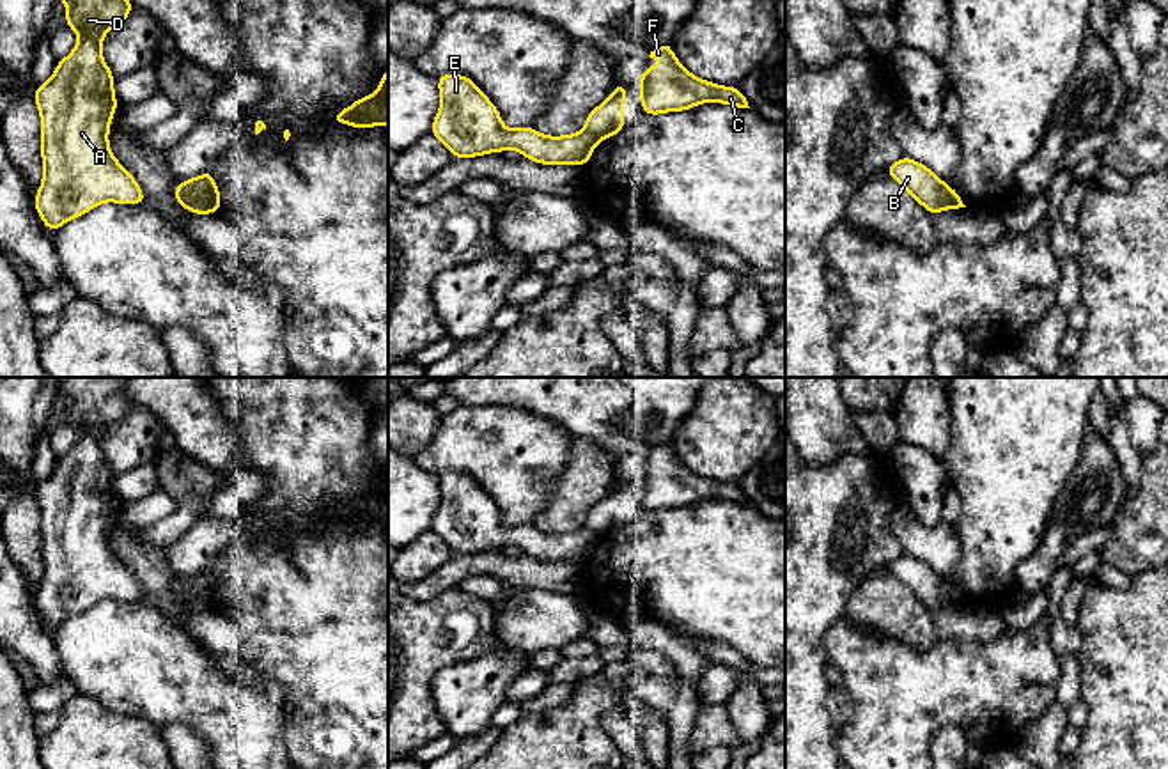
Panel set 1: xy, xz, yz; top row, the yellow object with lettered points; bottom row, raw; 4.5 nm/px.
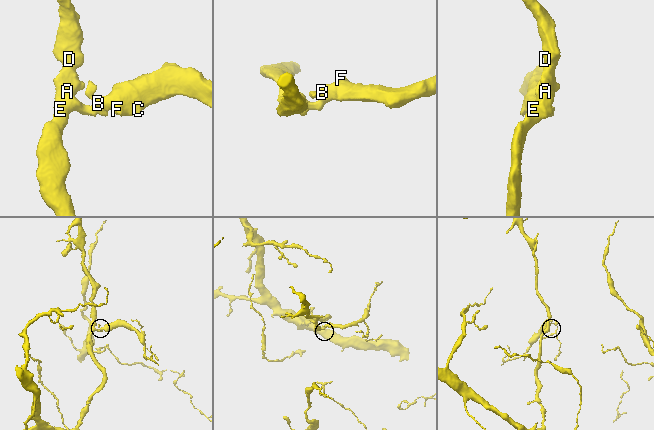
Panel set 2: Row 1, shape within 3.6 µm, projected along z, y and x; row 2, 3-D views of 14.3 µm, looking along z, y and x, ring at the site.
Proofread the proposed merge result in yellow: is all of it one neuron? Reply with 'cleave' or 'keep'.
cleave

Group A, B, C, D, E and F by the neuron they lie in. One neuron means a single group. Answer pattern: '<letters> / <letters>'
A D E / B C F

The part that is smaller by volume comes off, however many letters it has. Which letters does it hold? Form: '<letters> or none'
B, C, F

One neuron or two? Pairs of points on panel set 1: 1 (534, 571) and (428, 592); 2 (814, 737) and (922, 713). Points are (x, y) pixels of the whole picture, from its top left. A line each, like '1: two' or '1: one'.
1: one
2: two

